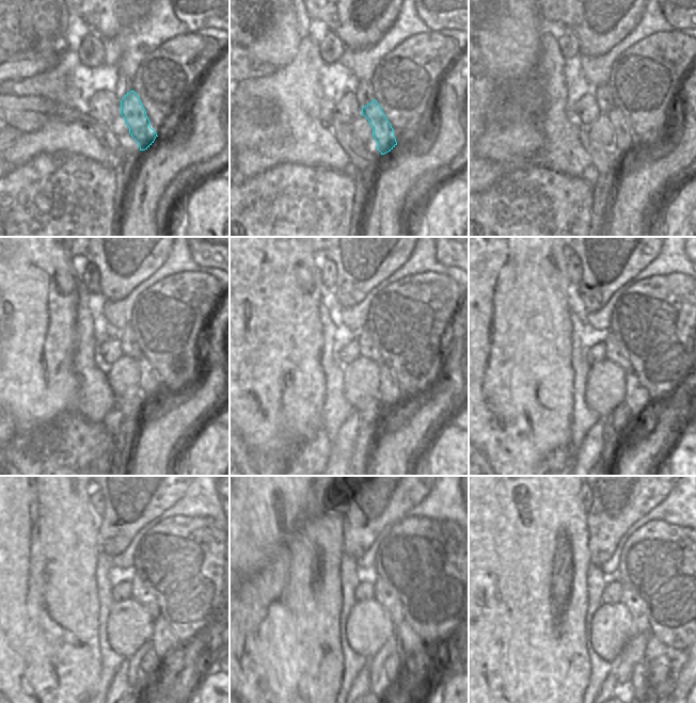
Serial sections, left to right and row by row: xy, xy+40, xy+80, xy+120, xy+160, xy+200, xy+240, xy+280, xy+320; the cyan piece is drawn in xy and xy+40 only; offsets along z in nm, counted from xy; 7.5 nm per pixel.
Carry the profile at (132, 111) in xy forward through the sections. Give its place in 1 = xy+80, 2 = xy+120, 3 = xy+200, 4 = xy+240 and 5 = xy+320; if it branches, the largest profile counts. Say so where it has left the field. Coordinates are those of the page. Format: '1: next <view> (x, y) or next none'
1: next xy+80 (626, 144)
2: next xy+120 (149, 388)
3: next xy+200 (641, 404)
4: next xy+240 (164, 642)
5: next xy+320 (659, 656)

